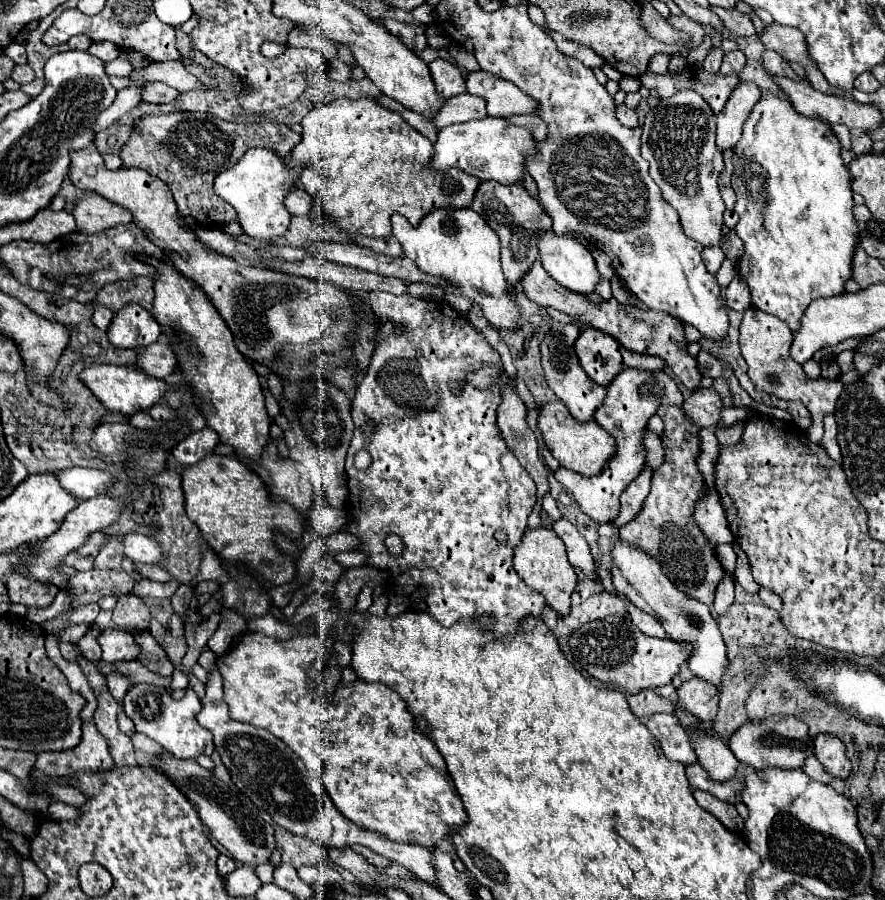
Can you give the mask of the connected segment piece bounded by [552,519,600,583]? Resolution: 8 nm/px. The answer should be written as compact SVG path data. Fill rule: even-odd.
M560 519L560 521L554 521L552 523L552 529L560 535L560 539L564 541L566 545L566 553L568 553L568 561L574 565L574 567L580 567L580 571L594 583L600 581L598 577L598 571L596 571L596 561L590 553L590 547L588 543L584 541L584 537L576 531L576 527L572 523L568 523L566 519Z

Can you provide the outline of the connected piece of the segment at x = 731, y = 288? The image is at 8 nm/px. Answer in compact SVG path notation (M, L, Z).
M738 275L732 279L732 283L726 287L726 305L734 311L746 311L752 305L752 297L750 297L750 289L746 285L746 281Z

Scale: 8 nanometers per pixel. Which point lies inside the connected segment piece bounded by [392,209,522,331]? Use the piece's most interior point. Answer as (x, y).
(458, 246)

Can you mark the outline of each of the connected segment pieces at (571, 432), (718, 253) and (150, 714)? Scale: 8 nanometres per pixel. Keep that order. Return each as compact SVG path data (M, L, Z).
M562 401L546 403L540 409L538 429L542 431L546 445L550 447L550 451L558 459L560 467L576 471L576 473L580 473L584 477L600 475L602 469L606 467L606 463L616 455L616 443L614 443L614 439L602 427L598 427L596 421L594 423L578 423L570 415L570 411L566 409L566 405Z
M704 247L704 251L702 251L702 259L704 259L704 265L706 265L706 269L712 273L712 275L716 275L718 271L720 271L720 265L722 265L722 261L724 261L724 251L720 249L720 247Z
M138 683L126 693L126 715L134 721L136 731L144 733L152 741L166 747L176 759L196 759L200 755L212 755L214 743L210 731L198 725L196 713L200 711L200 699L190 689L184 699L174 699L164 687L150 683Z

